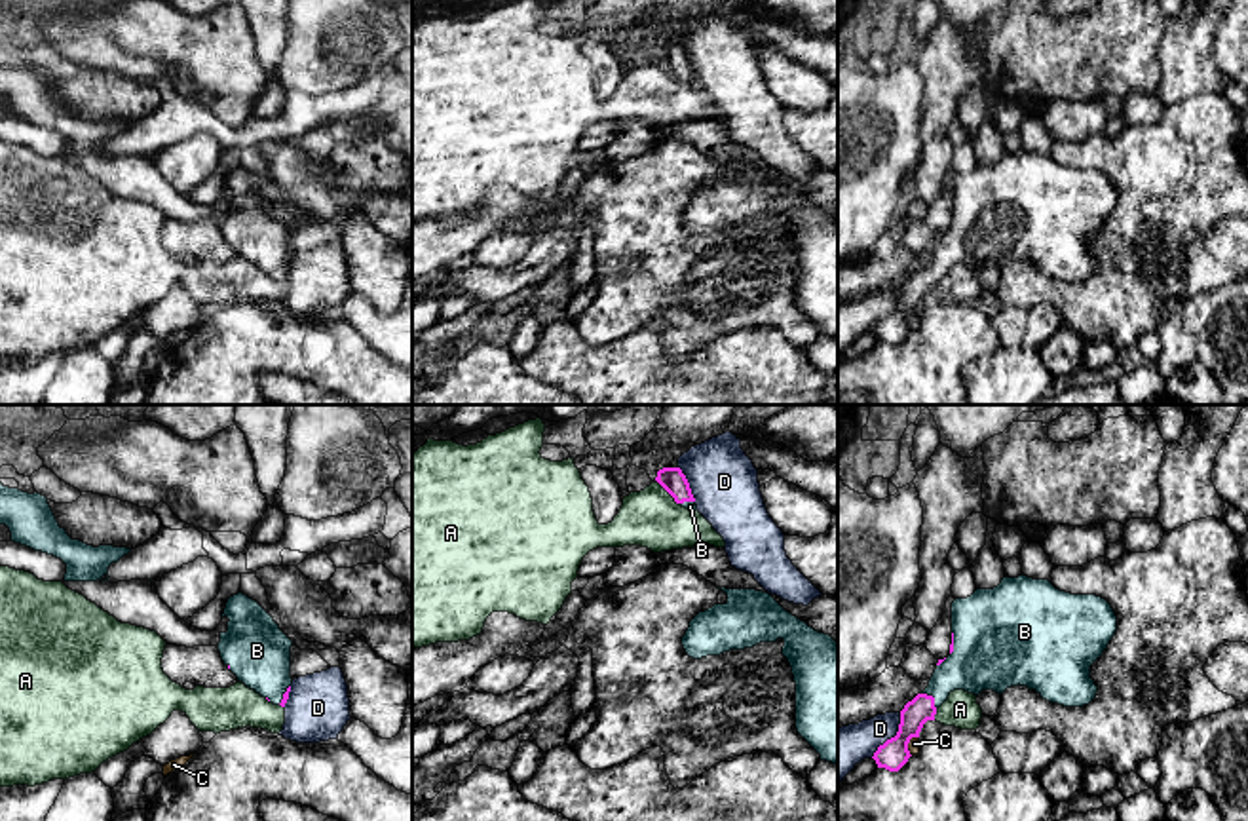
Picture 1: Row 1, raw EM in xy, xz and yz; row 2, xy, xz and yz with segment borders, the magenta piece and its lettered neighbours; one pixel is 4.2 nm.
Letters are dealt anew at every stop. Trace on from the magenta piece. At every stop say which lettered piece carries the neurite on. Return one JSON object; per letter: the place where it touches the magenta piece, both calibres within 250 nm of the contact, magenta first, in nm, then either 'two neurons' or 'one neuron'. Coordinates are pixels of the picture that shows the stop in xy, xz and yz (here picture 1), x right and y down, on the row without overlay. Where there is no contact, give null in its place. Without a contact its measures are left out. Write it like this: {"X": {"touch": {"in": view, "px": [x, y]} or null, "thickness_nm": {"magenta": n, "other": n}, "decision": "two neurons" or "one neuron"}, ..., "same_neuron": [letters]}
{"A": {"touch": {"in": "xz", "px": [667, 65]}, "thickness_nm": {"magenta": 100, "other": 240}, "decision": "two neurons"}, "B": {"touch": {"in": "yz", "px": [933, 272]}, "thickness_nm": {"magenta": 110, "other": 240}, "decision": "one neuron"}, "C": {"touch": {"in": "yz", "px": [908, 316]}, "thickness_nm": {"magenta": 120, "other": 50}, "decision": "two neurons"}, "D": {"touch": {"in": "yz", "px": [891, 312]}, "thickness_nm": {"magenta": 120, "other": 190}, "decision": "two neurons"}, "same_neuron": ["B"]}

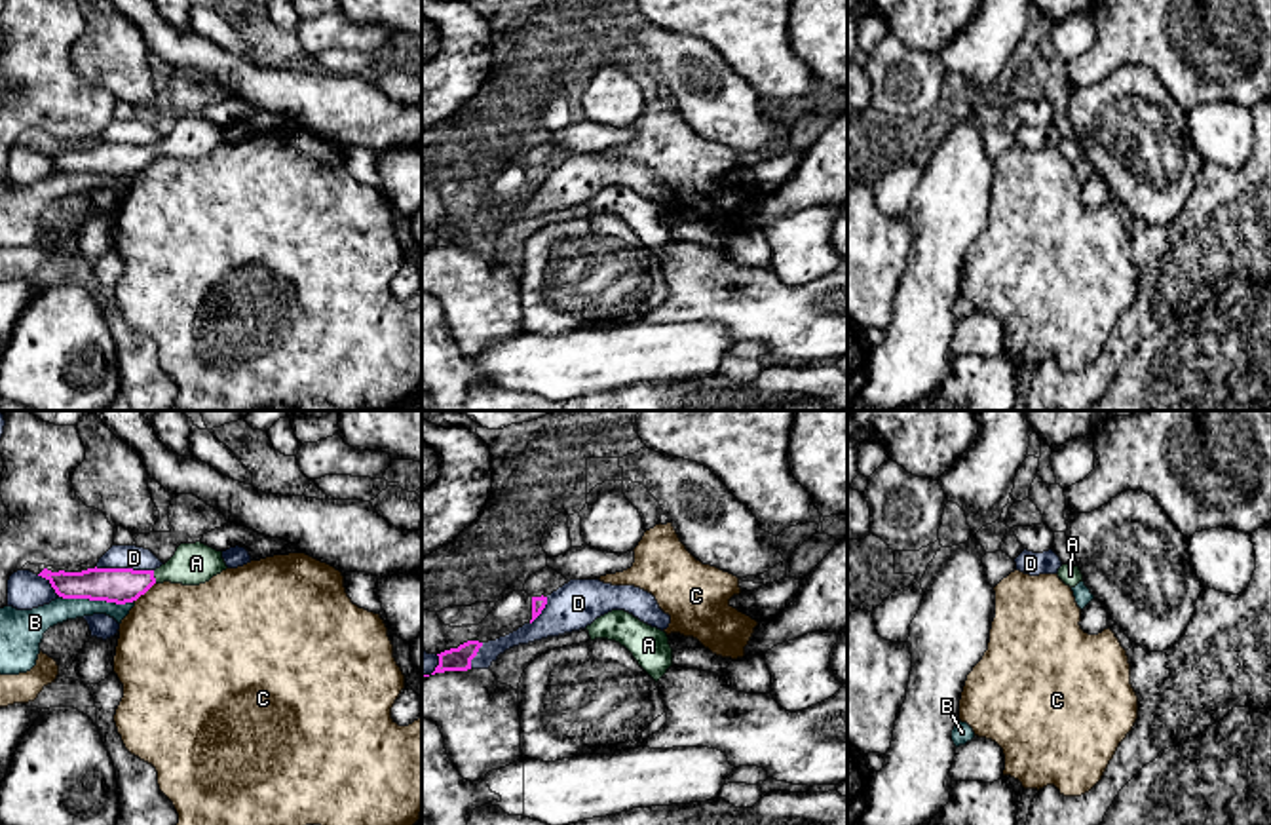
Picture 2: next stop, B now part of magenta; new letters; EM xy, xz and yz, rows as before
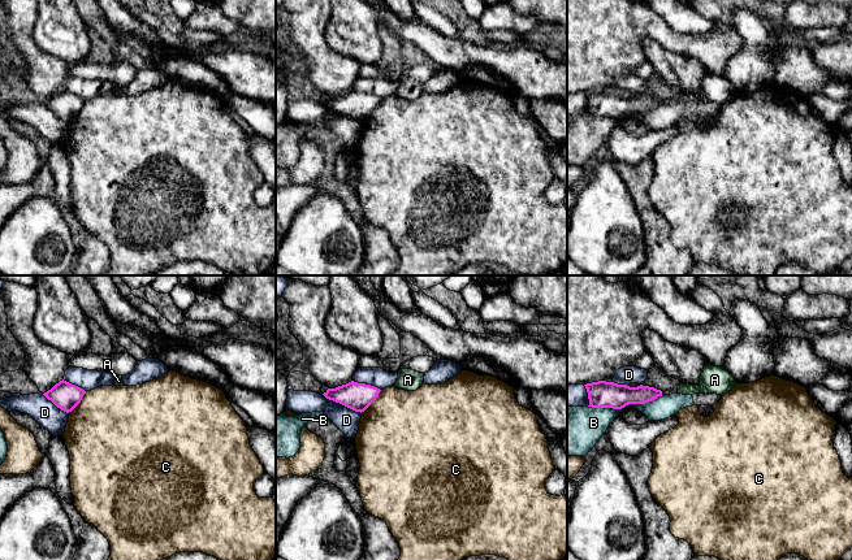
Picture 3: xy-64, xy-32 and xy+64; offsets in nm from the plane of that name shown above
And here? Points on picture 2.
{"A": {"touch": {"in": "xy", "px": [152, 151]}, "thickness_nm": {"magenta": 150, "other": 180}, "decision": "one neuron"}, "B": {"touch": {"in": "xy", "px": [97, 173]}, "thickness_nm": {"magenta": 150, "other": 100}, "decision": "two neurons"}, "C": {"touch": {"in": "xy", "px": [145, 166]}, "thickness_nm": {"magenta": 150, "other": 480}, "decision": "two neurons"}, "D": {"touch": {"in": "xy", "px": [124, 143]}, "thickness_nm": {"magenta": 150, "other": 100}, "decision": "two neurons"}, "same_neuron": ["A"]}

